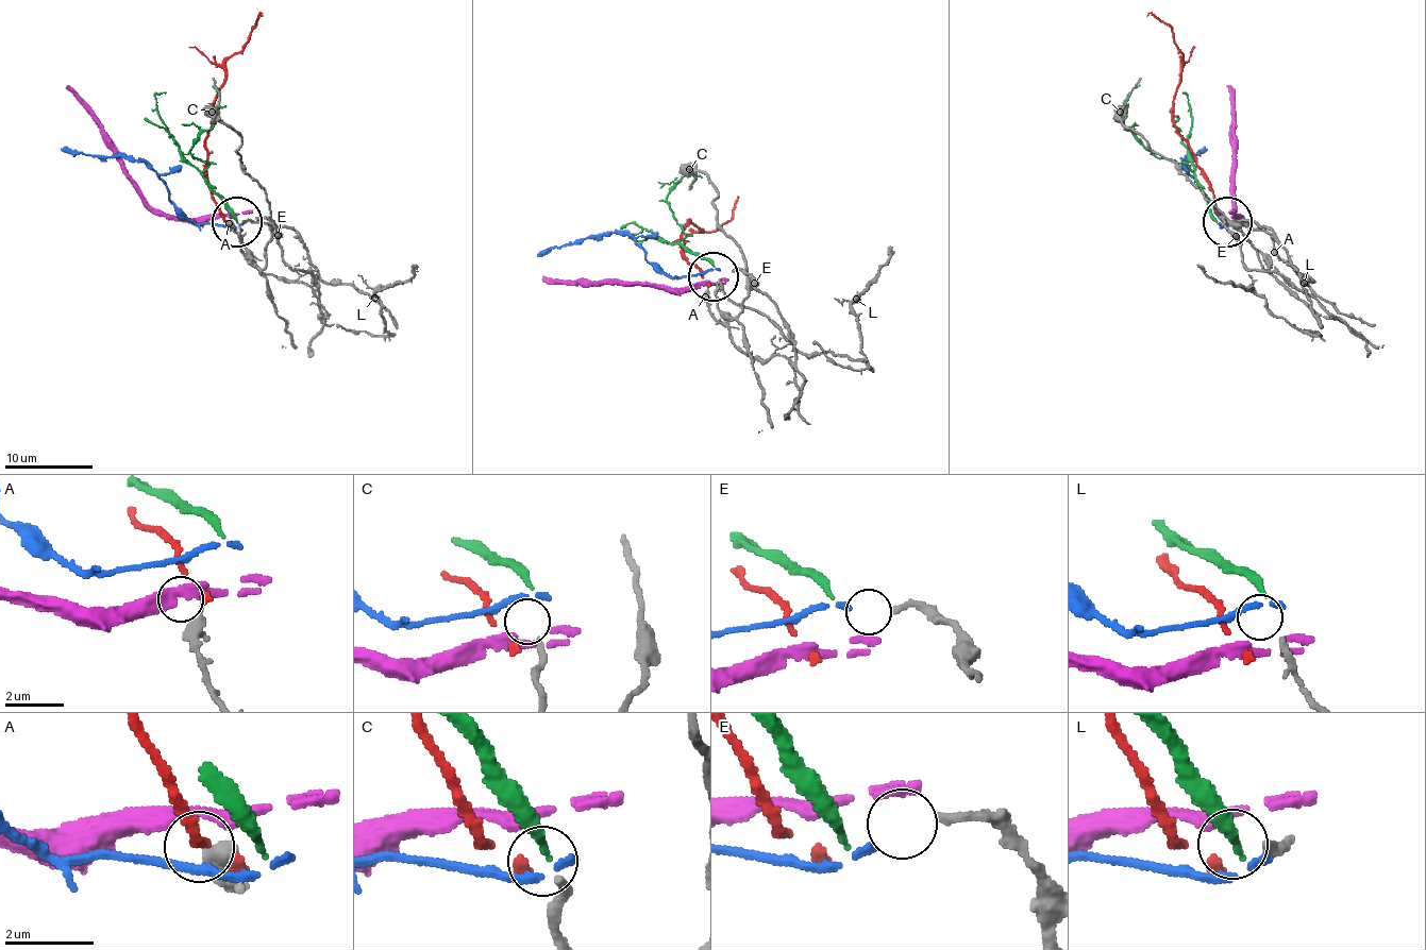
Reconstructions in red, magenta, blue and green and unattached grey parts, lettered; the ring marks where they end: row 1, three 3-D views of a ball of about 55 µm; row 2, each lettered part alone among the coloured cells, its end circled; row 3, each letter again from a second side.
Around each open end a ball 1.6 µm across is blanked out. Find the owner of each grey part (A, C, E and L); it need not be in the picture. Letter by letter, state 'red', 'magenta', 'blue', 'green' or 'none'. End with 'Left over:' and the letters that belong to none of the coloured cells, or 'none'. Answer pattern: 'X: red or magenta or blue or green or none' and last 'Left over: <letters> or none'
A: none
C: none
E: blue
L: green
Left over: A, C

